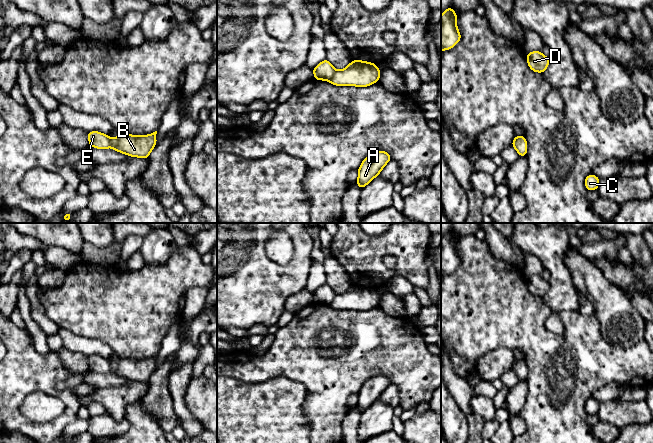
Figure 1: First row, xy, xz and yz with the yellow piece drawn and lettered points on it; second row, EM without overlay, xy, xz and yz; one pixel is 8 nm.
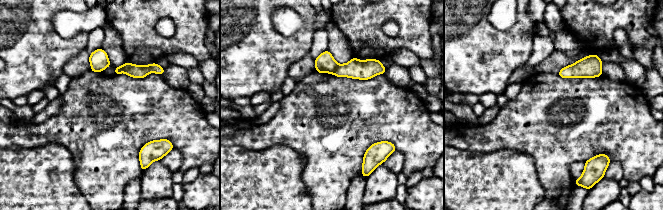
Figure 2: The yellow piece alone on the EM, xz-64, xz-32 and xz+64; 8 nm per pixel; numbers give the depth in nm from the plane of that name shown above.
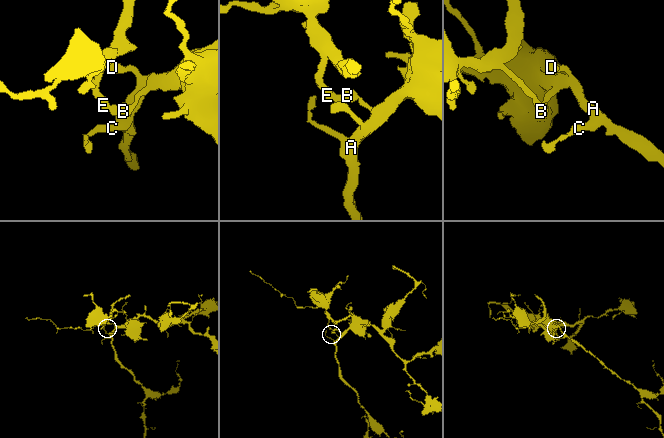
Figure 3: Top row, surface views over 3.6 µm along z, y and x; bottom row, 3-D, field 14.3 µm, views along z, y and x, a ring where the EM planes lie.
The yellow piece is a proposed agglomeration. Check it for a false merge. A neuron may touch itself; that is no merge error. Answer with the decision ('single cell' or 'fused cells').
fused cells

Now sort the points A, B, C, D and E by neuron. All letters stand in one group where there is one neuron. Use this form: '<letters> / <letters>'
A B C D / E

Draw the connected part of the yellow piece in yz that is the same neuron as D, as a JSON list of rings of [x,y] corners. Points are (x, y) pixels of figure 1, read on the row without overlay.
[[[533,275],[526,278],[527,287],[534,296],[543,297],[549,289],[549,282],[540,275]]]

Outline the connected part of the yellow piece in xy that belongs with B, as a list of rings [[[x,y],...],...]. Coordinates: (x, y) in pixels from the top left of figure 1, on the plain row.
[[[157,355],[149,359],[135,360],[131,358],[119,359],[111,362],[111,372],[131,381],[149,382],[149,378],[157,368]]]

